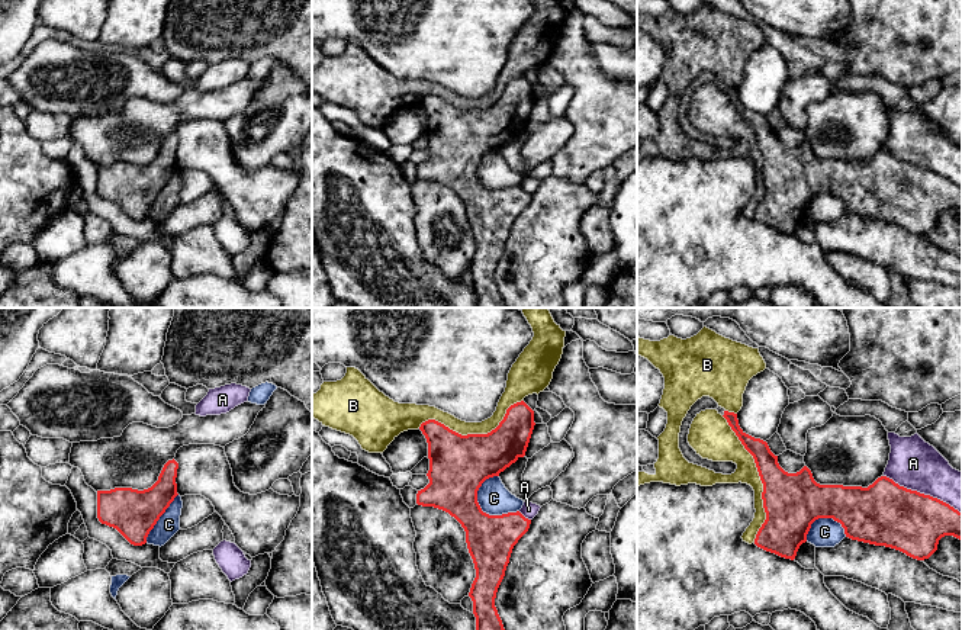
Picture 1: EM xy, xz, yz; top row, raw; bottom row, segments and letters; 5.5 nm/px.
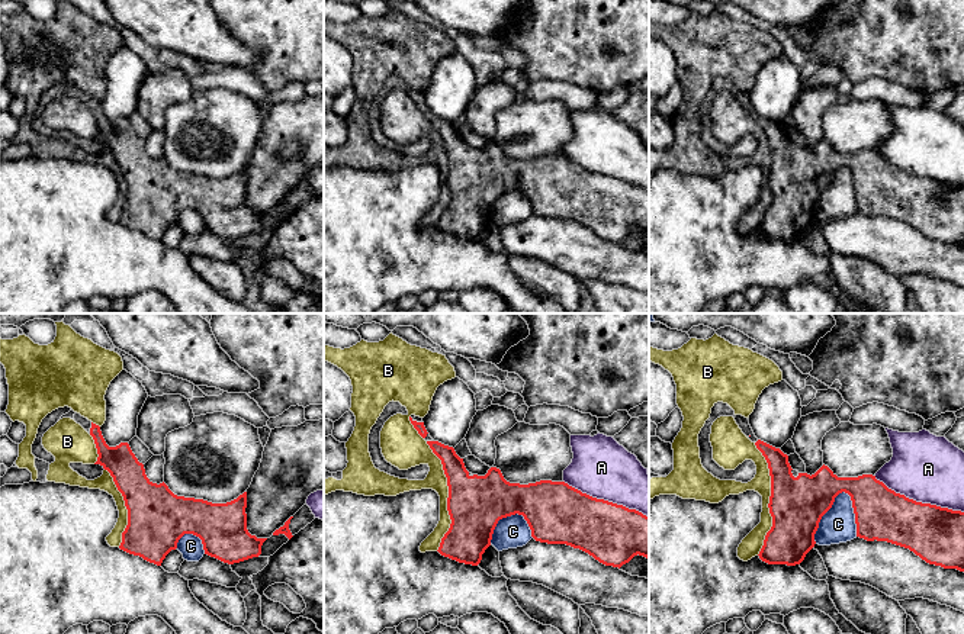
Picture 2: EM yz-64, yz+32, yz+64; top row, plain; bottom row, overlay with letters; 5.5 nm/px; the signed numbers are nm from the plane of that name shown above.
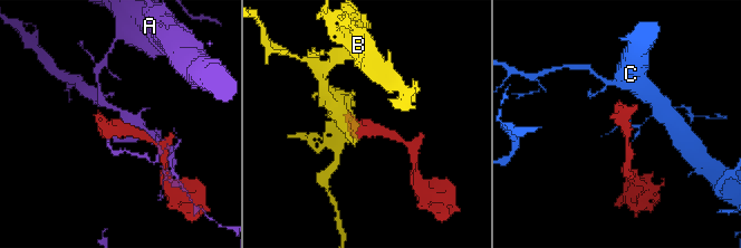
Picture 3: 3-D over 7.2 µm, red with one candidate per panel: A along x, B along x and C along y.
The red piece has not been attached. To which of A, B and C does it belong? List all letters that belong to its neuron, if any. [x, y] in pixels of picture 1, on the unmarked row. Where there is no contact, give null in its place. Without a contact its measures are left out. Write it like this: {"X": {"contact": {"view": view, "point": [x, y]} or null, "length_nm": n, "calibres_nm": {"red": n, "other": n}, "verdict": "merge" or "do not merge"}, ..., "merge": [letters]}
{"A": {"contact": {"view": "yz", "point": [923, 169]}, "length_nm": 480, "calibres_nm": {"red": 360, "other": 280}, "verdict": "do not merge"}, "B": {"contact": {"view": "yz", "point": [761, 154]}, "length_nm": 750, "calibres_nm": {"red": 320, "other": 150}, "verdict": "merge"}, "C": {"contact": {"view": "xz", "point": [488, 189]}, "length_nm": 260, "calibres_nm": {"red": 280, "other": 180}, "verdict": "do not merge"}, "merge": ["B"]}

